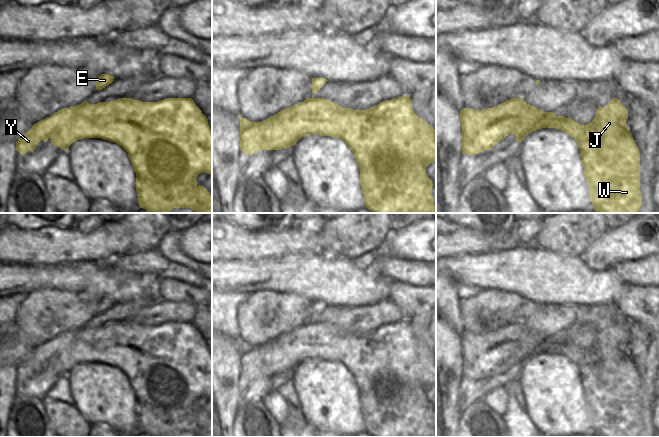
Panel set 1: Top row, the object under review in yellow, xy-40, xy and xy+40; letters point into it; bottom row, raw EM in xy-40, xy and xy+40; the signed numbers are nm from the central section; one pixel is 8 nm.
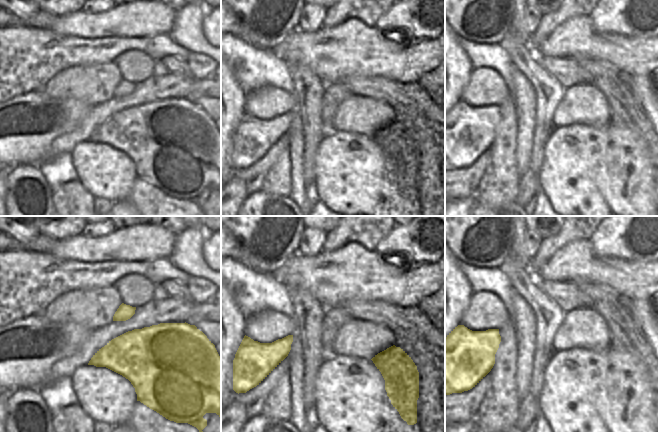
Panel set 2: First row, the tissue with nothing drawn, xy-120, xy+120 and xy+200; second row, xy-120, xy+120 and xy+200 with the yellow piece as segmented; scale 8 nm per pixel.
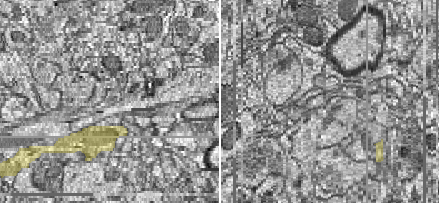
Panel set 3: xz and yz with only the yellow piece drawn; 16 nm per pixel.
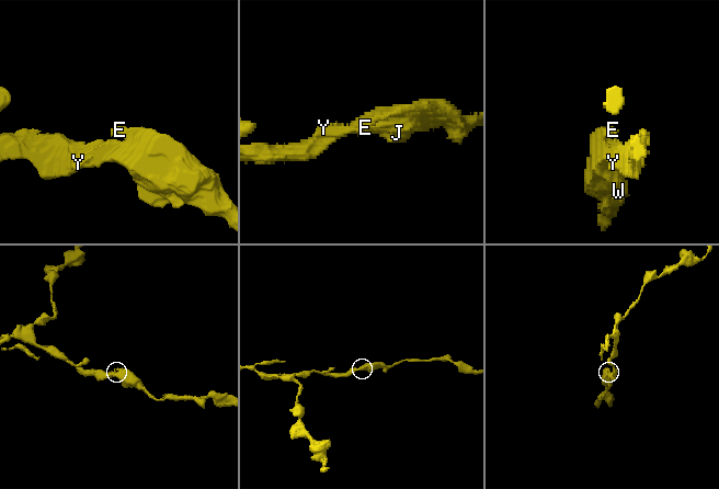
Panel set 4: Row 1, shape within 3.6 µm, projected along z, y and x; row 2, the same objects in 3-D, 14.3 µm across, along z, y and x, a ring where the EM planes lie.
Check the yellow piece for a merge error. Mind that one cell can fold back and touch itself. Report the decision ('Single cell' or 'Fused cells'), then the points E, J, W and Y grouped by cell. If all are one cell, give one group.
Single cell. Groups: E J W Y

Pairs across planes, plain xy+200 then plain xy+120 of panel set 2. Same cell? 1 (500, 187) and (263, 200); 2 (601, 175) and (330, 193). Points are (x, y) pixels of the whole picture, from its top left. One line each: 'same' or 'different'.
1: different
2: same

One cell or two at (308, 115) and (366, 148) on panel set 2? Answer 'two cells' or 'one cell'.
two cells

